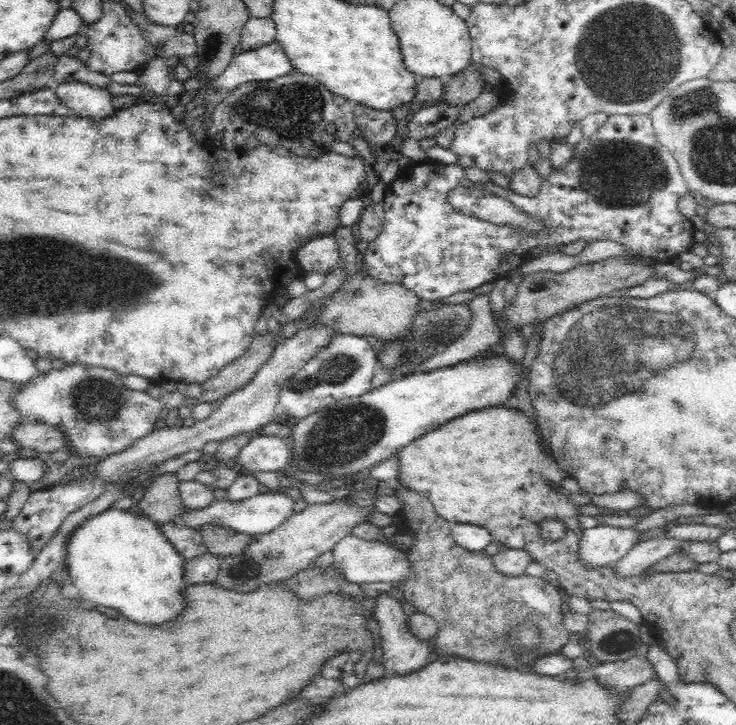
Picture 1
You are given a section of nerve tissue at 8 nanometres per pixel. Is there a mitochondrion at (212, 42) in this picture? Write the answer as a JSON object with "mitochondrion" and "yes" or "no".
{"mitochondrion":"yes"}

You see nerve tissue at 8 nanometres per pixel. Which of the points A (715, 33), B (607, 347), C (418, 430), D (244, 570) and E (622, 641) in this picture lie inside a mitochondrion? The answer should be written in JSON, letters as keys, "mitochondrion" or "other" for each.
{"A":"other","B":"mitochondrion","C":"other","D":"mitochondrion","E":"mitochondrion"}

